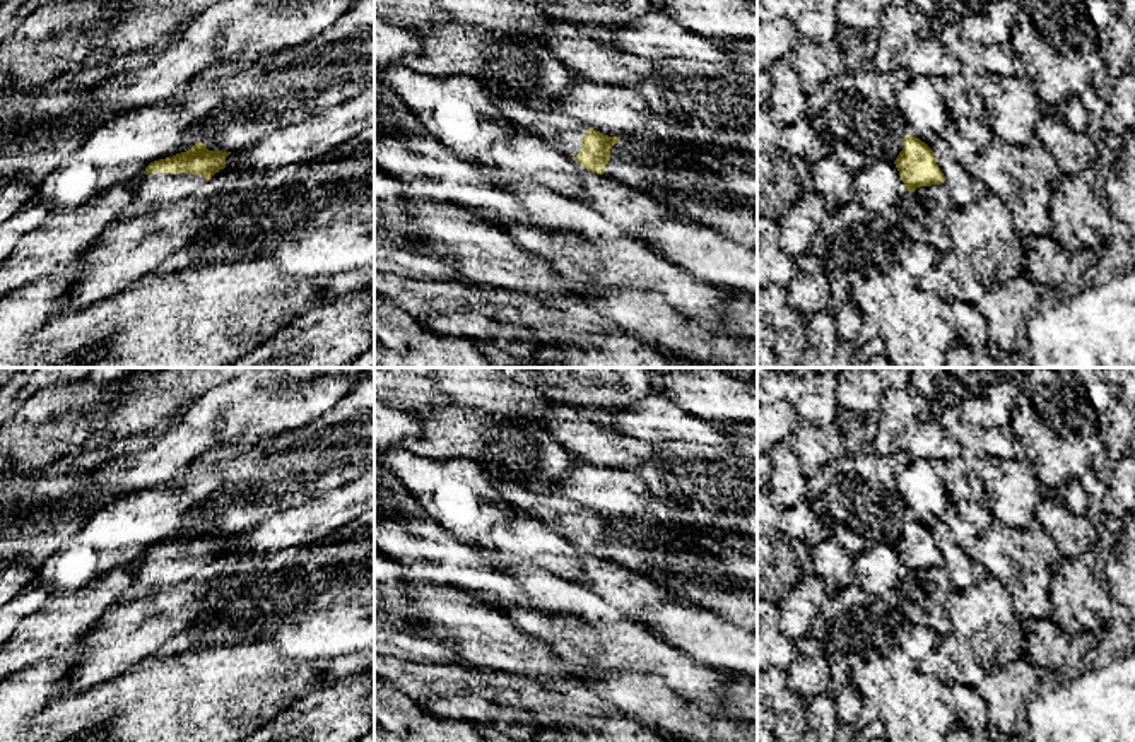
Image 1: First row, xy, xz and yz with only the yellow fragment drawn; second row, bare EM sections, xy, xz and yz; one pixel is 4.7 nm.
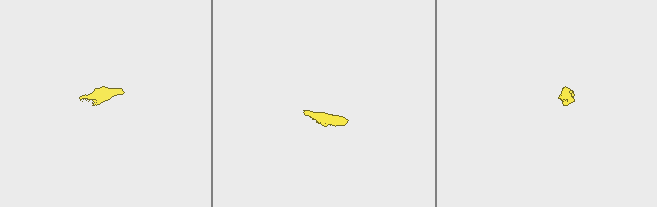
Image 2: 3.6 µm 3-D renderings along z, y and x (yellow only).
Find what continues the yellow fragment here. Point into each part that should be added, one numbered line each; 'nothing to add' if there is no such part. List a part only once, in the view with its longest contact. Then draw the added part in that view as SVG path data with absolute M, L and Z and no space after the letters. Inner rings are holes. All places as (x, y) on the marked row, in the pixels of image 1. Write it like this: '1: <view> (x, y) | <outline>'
1: xy (149, 192) | M149 173L130 183L132 203L126 207L128 219L149 214L181 198L200 195L205 178L188 173Z

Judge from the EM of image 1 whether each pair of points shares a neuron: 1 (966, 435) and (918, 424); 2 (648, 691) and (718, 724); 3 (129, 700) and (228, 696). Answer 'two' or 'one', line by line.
1: one
2: one
3: one

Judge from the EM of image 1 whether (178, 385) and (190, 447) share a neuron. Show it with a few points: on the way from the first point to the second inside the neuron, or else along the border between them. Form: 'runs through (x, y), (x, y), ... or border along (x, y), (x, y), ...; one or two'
border along (204, 390), (190, 400); two

